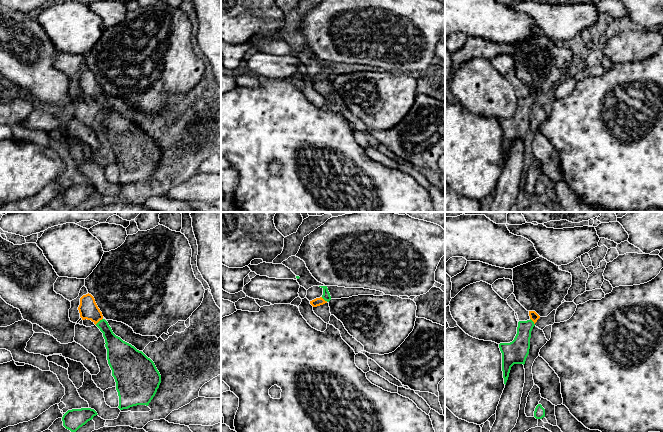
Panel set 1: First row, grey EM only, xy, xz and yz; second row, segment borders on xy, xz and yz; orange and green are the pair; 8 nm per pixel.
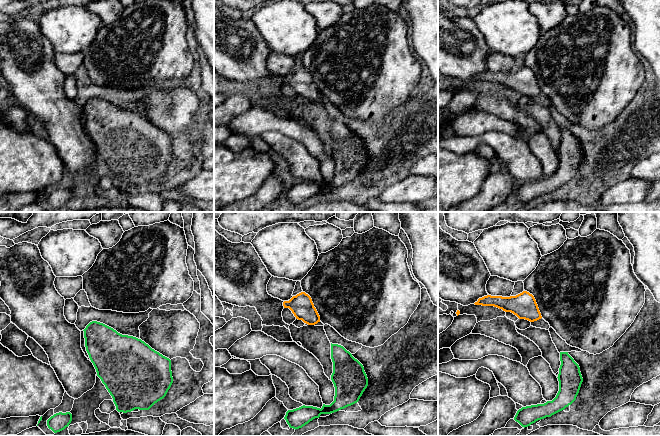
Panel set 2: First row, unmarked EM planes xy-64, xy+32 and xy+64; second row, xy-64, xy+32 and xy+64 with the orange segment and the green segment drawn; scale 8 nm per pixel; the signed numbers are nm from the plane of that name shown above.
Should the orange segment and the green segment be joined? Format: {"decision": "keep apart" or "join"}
{"decision": "join"}

